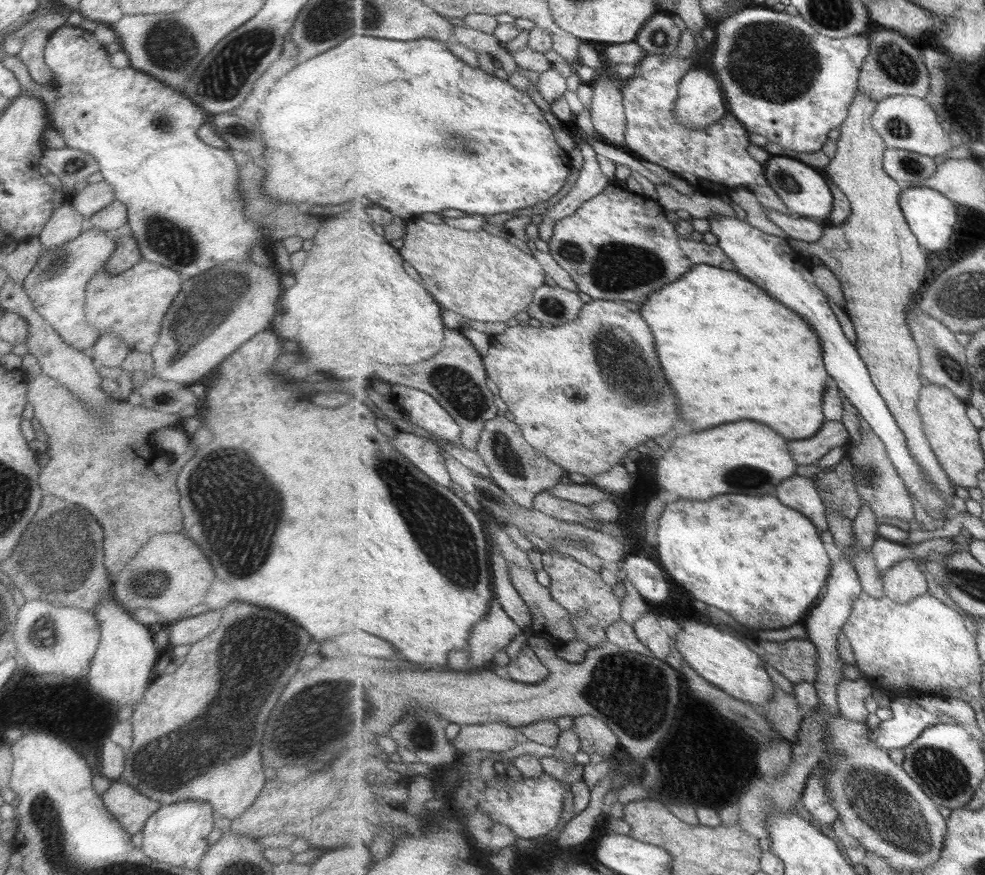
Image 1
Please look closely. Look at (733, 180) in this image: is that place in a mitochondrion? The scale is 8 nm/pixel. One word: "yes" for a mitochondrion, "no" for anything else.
no

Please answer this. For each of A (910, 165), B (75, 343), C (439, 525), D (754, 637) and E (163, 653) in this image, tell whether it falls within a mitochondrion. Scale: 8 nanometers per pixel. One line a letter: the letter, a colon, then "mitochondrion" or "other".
A: mitochondrion
B: other
C: mitochondrion
D: other
E: other

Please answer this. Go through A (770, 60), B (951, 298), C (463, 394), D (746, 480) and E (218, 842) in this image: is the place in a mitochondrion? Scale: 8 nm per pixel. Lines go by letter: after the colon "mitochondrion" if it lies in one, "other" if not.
A: mitochondrion
B: mitochondrion
C: mitochondrion
D: mitochondrion
E: other

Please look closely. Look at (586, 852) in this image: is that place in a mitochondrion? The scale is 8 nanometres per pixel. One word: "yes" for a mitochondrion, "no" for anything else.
no

